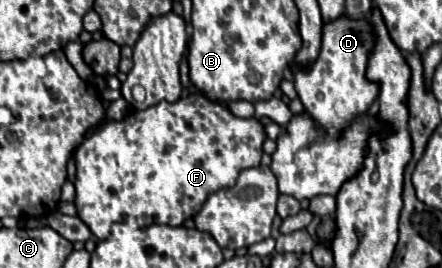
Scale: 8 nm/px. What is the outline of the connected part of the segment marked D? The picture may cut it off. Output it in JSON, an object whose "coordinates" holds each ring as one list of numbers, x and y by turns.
{"coordinates":[[342,16,334,22,324,24,322,34,322,50,316,62,308,68,294,68,294,86,298,96,306,108,306,112,324,126,324,130,332,130,332,134,340,134,356,114,366,114,374,100,378,98,378,84,366,78,368,56,374,50,376,38,372,26,366,18,352,20]]}

